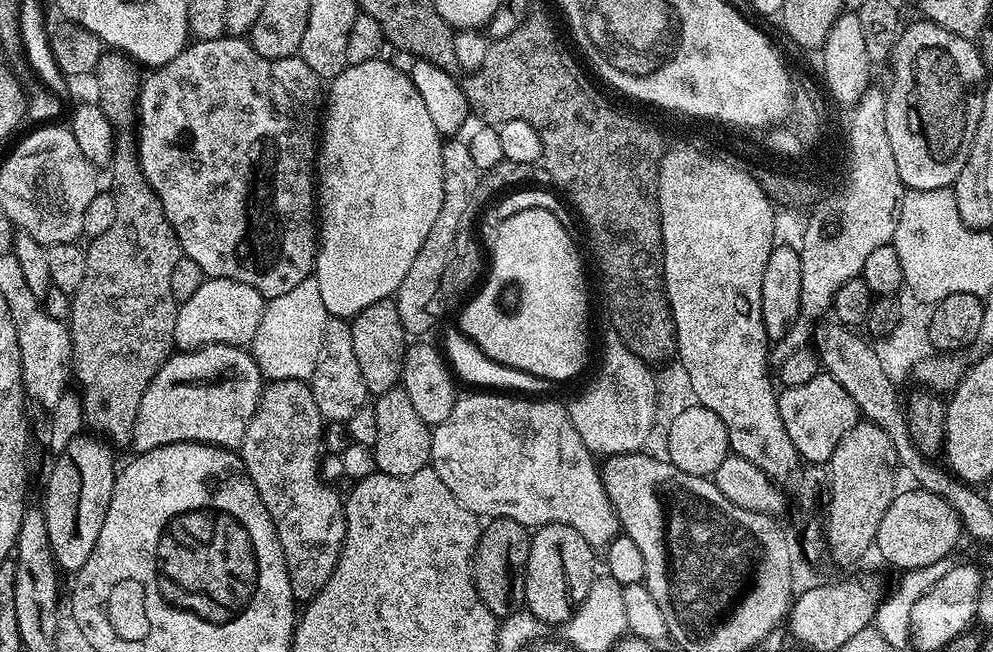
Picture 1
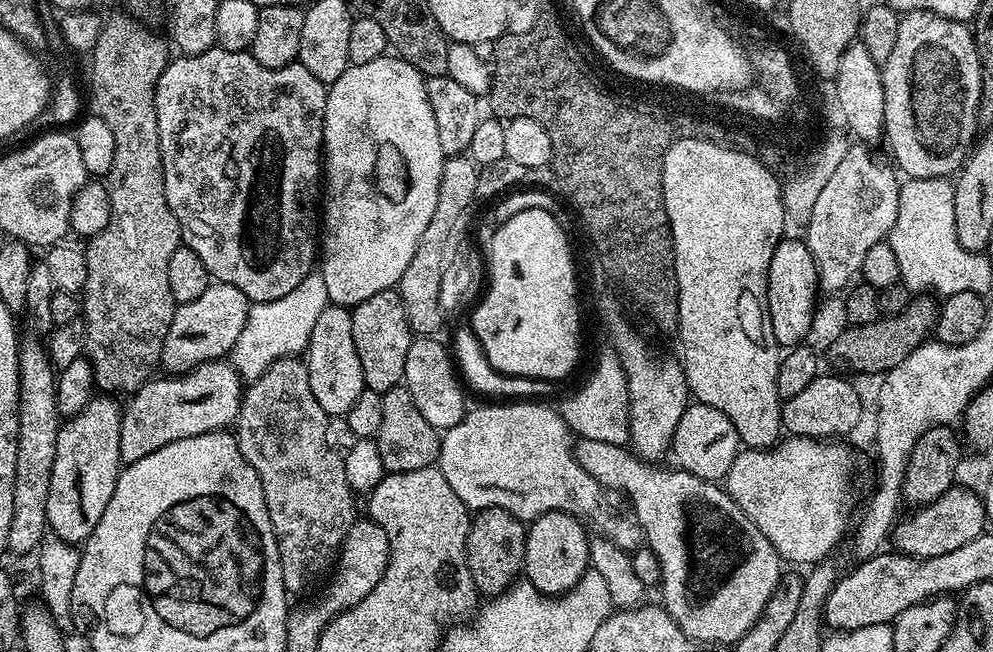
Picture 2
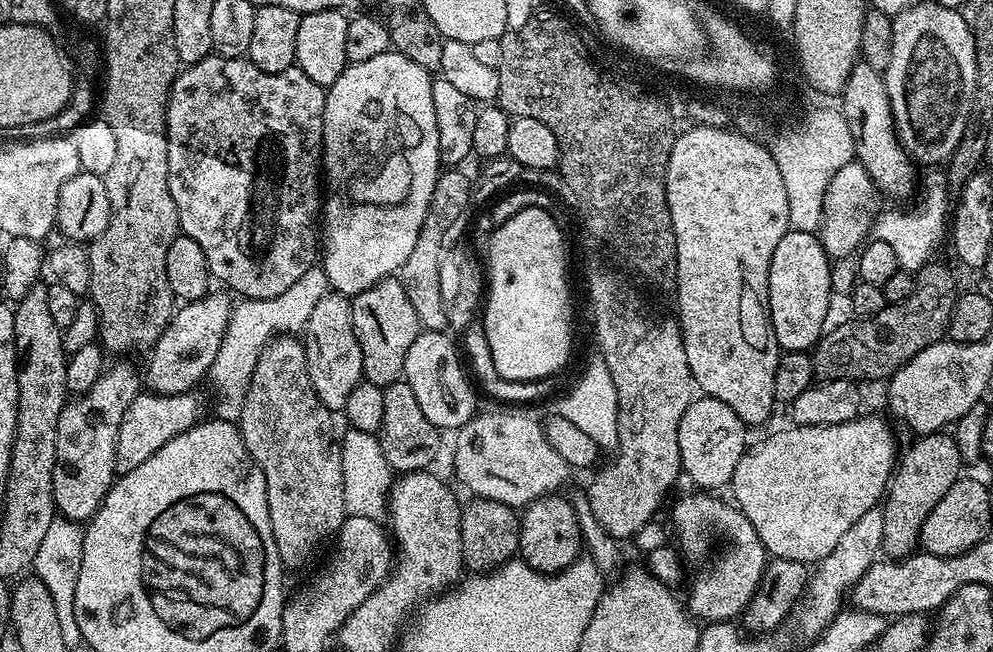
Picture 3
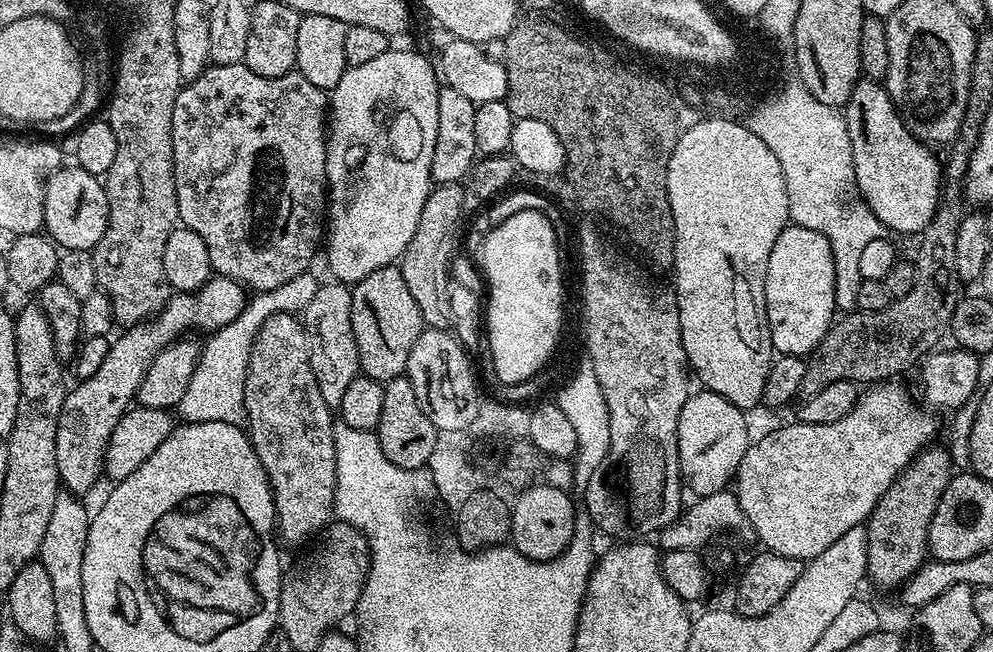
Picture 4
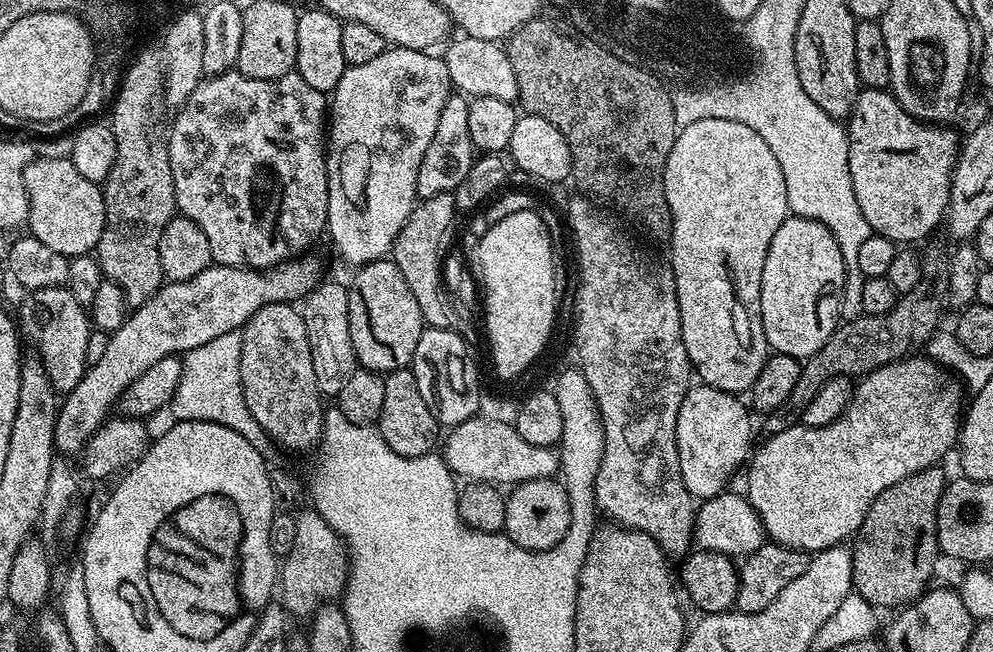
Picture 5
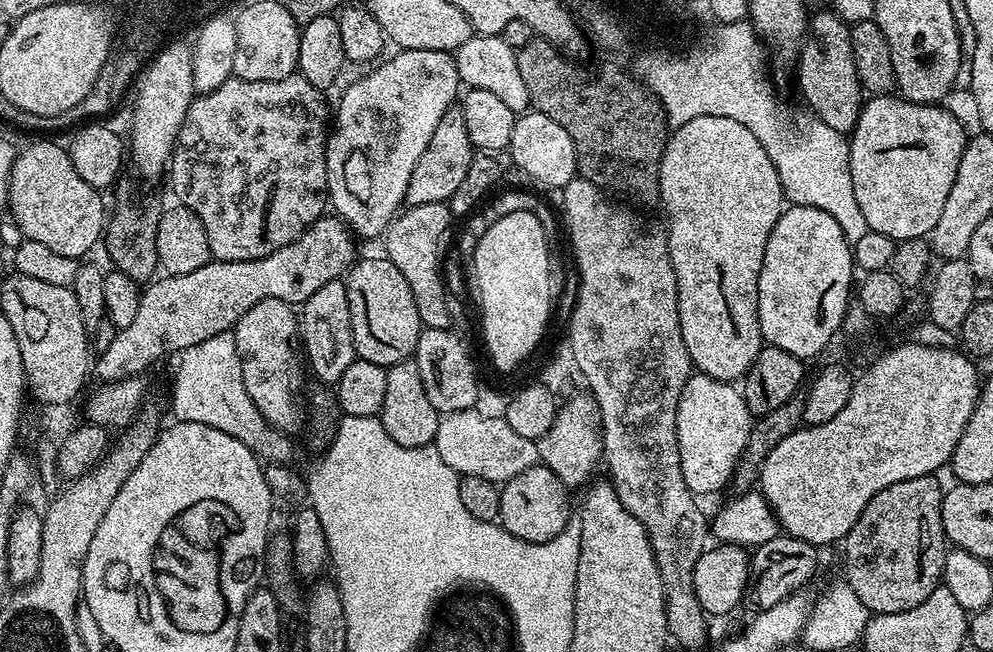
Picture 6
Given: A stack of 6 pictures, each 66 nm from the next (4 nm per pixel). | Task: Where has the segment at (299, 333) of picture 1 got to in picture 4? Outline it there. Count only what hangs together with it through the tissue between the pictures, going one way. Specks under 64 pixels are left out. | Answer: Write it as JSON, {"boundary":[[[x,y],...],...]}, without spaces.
{"boundary":[[[311,271],[303,272],[290,282],[283,283],[282,286],[275,287],[273,291],[255,293],[244,305],[241,314],[238,314],[234,321],[218,329],[204,342],[200,351],[198,366],[195,367],[194,375],[190,378],[190,383],[186,388],[186,393],[182,396],[181,402],[177,404],[176,412],[181,421],[185,423],[202,422],[226,422],[230,425],[242,426],[247,419],[245,414],[245,378],[246,370],[249,368],[250,350],[253,348],[254,338],[262,323],[266,318],[275,312],[291,312],[293,314],[302,312],[310,299],[317,293],[320,282],[316,280]]]}

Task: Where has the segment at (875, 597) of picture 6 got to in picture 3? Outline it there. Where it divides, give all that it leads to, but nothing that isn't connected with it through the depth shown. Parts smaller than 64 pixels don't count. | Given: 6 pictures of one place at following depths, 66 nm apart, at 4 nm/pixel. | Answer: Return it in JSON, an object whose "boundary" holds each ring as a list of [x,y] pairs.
{"boundary":[[[944,430],[928,432],[925,436],[916,436],[913,441],[905,452],[903,449],[882,500],[881,549],[888,558],[903,558],[917,551],[922,522],[926,522],[930,510],[938,506],[942,494],[946,494],[946,490],[962,476],[962,463],[952,434]]]}

